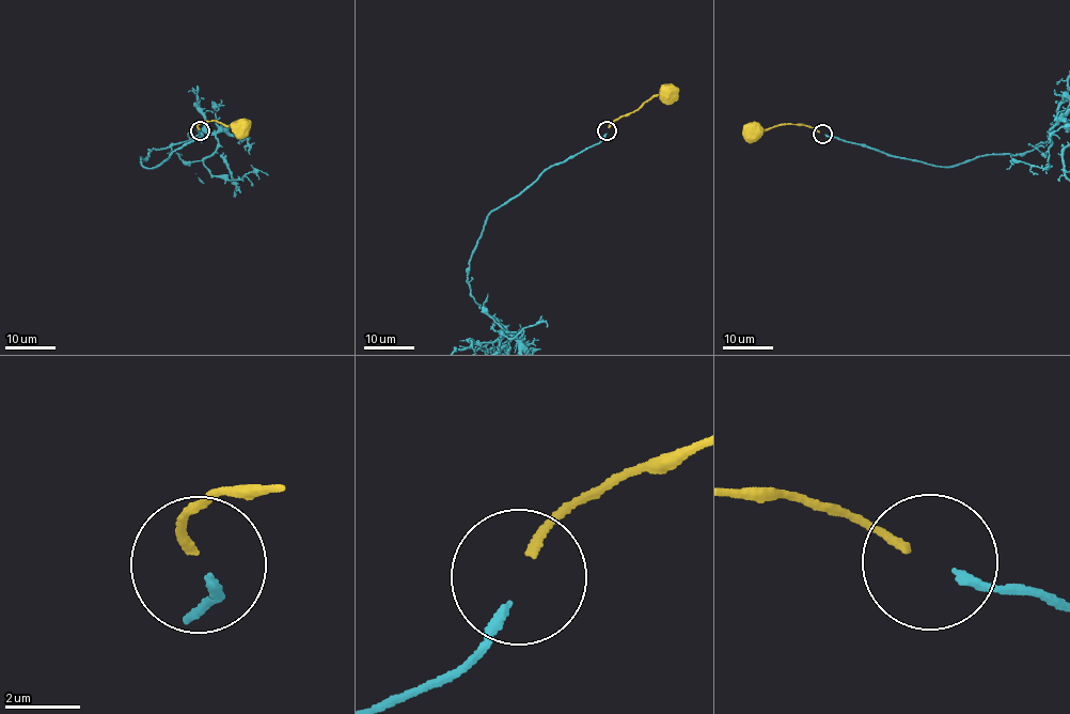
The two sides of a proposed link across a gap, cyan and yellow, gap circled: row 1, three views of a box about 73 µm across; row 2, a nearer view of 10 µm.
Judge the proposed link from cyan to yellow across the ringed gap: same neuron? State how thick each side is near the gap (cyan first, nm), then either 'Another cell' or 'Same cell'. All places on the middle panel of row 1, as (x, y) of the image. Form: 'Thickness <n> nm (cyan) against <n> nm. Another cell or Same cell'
Thickness 240 nm (cyan) against 240 nm. Another cell

